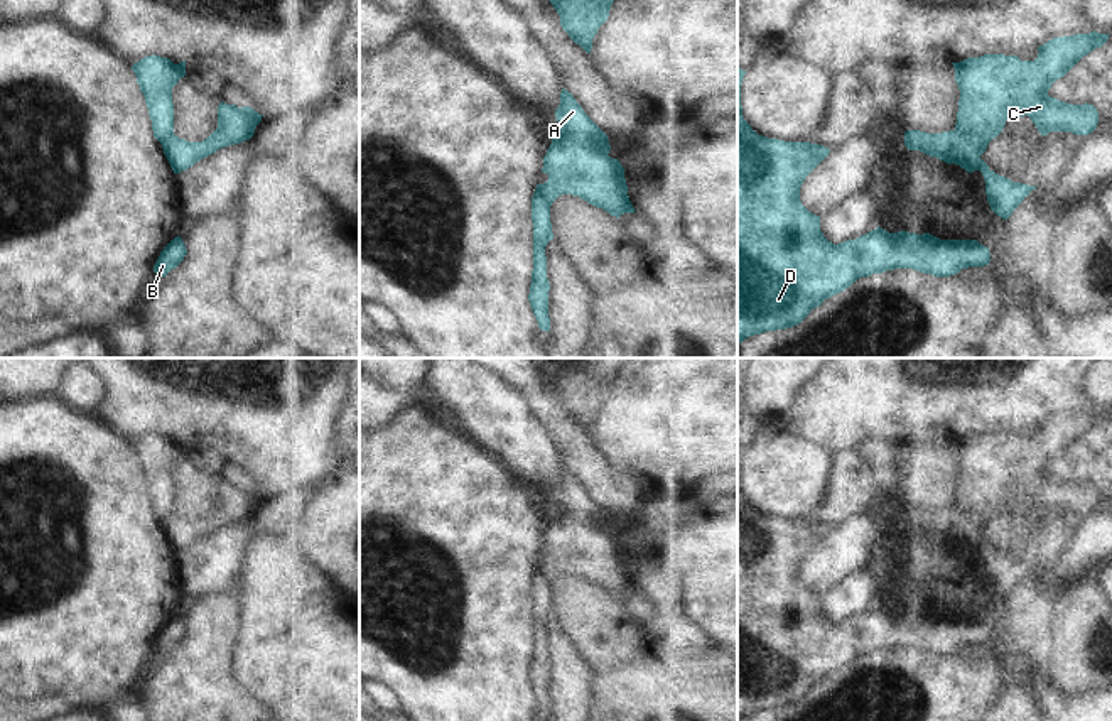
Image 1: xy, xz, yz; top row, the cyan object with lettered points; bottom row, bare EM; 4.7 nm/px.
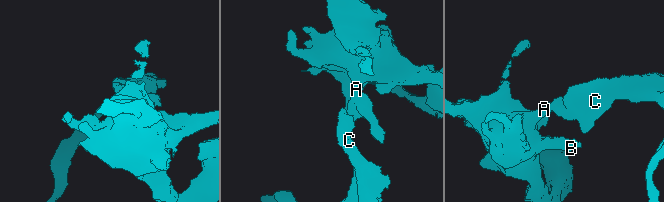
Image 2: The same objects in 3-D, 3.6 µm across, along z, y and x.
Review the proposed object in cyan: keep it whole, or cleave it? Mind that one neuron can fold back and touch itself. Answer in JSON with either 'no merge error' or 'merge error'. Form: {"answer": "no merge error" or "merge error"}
{"answer": "merge error"}

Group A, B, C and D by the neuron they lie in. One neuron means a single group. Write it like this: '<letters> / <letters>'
A B D / C

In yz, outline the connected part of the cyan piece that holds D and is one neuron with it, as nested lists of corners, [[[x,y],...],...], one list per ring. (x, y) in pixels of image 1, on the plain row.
[[[737,444],[737,719],[766,709],[800,702],[812,687],[857,657],[894,647],[913,647],[935,655],[950,655],[962,647],[984,645],[991,640],[989,626],[977,618],[940,618],[930,611],[889,611],[876,606],[856,618],[839,623],[829,620],[820,608],[820,594],[800,579],[805,556],[829,534],[830,527],[810,520],[785,520],[758,513],[742,495],[741,461],[746,449]]]

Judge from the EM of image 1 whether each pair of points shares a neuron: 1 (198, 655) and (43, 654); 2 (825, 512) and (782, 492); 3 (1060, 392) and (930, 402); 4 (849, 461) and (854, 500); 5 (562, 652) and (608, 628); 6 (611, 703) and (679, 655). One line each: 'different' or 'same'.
1: different
2: different
3: same
4: same
5: different
6: same

